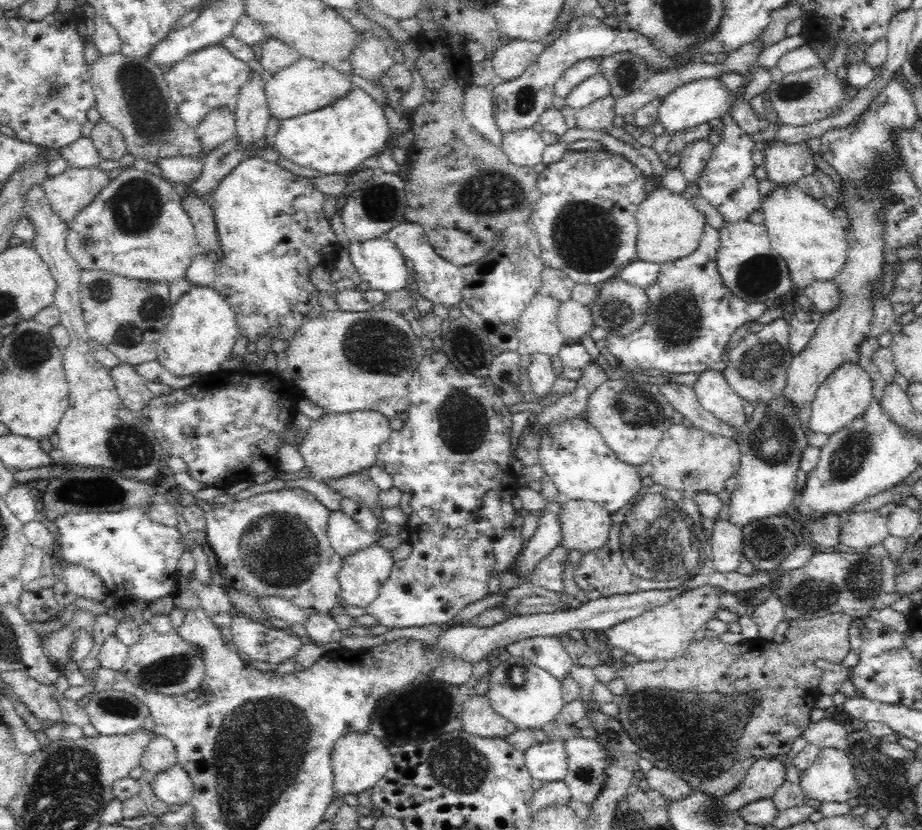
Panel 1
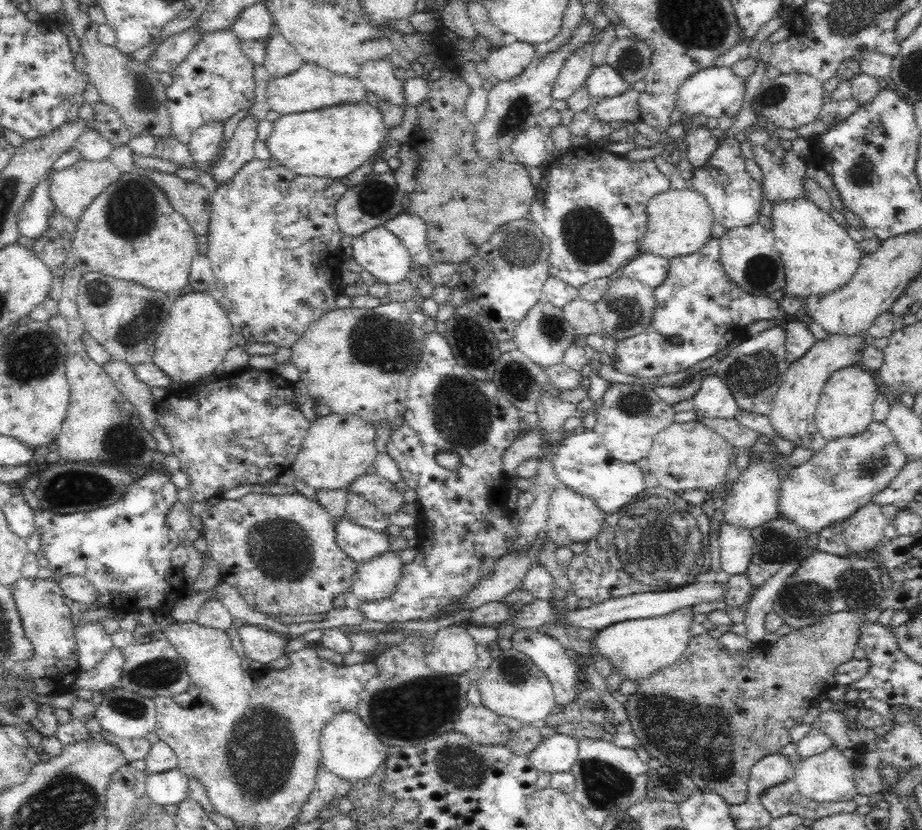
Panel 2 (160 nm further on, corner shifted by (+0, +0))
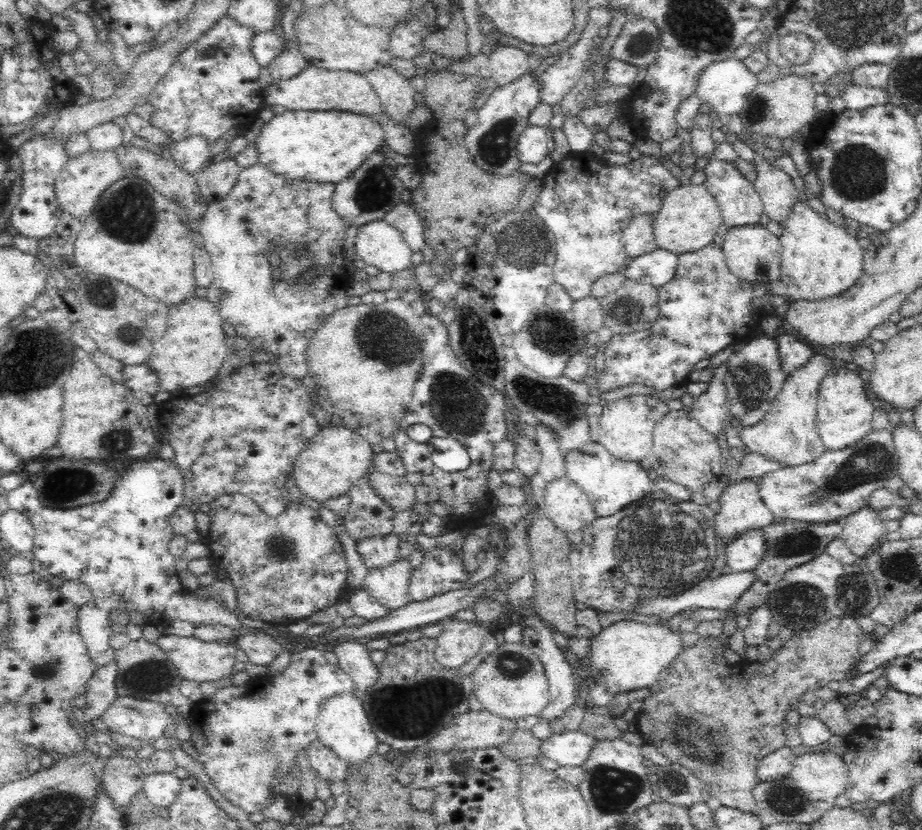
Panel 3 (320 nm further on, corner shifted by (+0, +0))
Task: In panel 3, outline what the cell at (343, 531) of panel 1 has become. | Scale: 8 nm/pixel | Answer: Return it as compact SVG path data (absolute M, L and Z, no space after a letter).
M397 534L374 536L357 542L357 550L368 570L384 568L400 559L399 546L402 538Z

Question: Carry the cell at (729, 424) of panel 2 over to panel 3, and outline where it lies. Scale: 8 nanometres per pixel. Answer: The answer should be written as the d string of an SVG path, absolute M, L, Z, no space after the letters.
M816 349L804 366L800 366L784 380L782 390L771 402L770 411L764 419L755 426L740 430L740 438L750 453L767 456L784 467L796 467L811 464L825 452L817 428L817 402L821 380L832 367L839 364L837 360L832 360L830 354L828 350Z

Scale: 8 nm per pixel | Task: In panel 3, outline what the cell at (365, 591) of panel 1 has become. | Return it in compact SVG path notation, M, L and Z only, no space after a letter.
M398 559L384 568L369 570L361 586L370 598L384 608L394 610L412 602L408 595L408 584L413 567L408 559Z

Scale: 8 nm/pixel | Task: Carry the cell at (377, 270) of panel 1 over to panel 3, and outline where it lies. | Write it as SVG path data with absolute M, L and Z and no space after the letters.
M373 220L357 228L354 241L358 258L382 272L396 272L412 265L412 249L402 233L388 221Z

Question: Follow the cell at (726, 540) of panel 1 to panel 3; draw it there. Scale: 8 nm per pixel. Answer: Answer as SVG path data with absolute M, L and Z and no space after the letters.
M752 529L740 534L726 545L726 565L732 573L748 572L762 562L767 552L767 541L762 529Z

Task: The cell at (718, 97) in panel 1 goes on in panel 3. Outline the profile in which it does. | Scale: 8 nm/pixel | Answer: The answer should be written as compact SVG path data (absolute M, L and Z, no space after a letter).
M736 58L710 64L696 81L696 92L702 103L710 104L713 114L727 120L744 106L747 96L761 82Z

